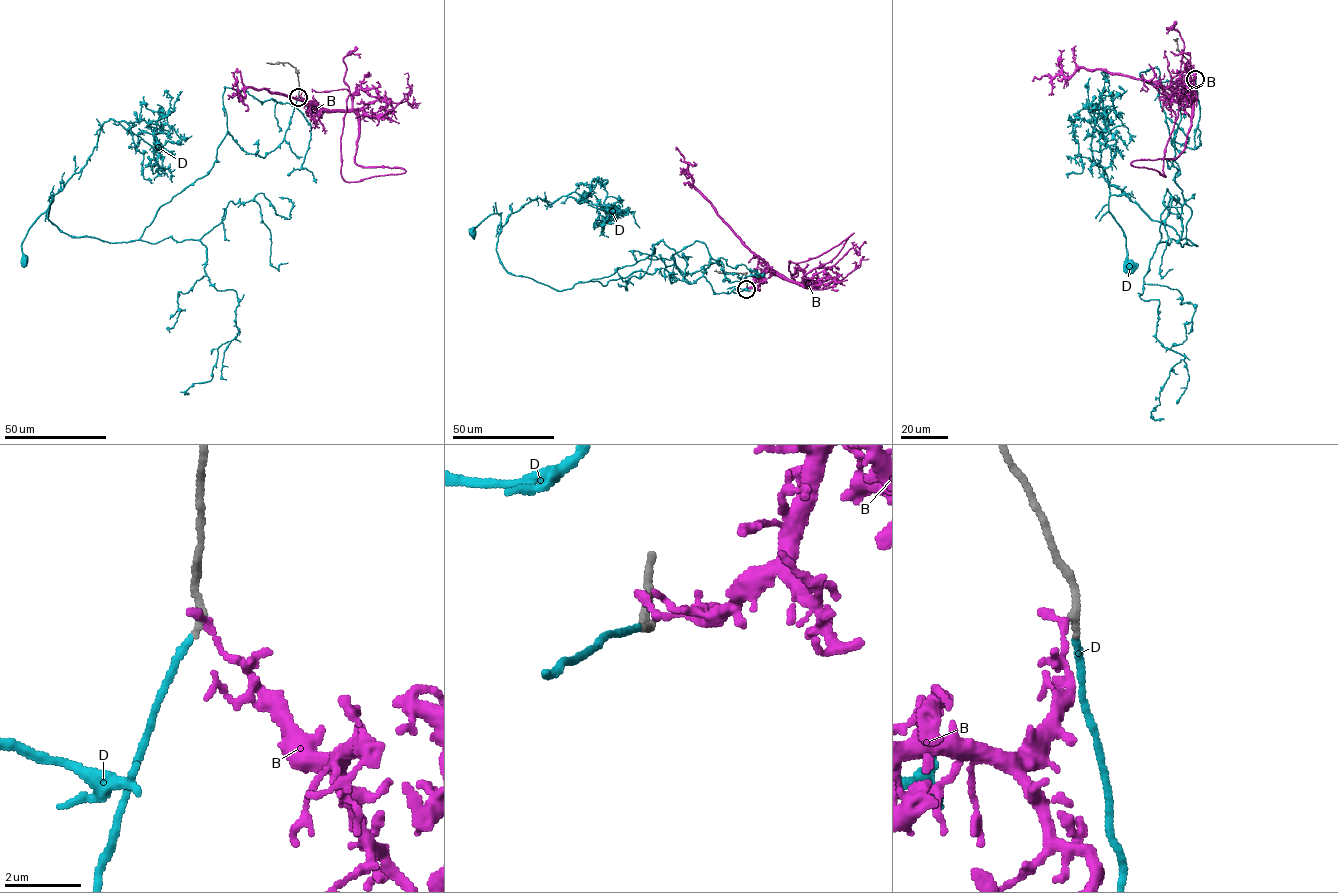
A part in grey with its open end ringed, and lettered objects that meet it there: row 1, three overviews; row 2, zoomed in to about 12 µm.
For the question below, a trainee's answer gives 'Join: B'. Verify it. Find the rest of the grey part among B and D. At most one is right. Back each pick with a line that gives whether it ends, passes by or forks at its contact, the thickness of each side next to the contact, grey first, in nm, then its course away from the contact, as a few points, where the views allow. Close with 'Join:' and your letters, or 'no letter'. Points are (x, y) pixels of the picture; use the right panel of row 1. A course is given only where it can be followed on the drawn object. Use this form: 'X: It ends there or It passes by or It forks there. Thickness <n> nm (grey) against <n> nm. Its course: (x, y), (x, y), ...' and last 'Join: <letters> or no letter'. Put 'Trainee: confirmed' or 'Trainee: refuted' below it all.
D: It ends there. Thickness 200 nm (grey) against 160 nm. Its course: (1195, 78), (1201, 143), (1186, 148), (1166, 123), (1197, 246), (1111, 195), (1130, 267)
Join: D
Trainee: refuted

